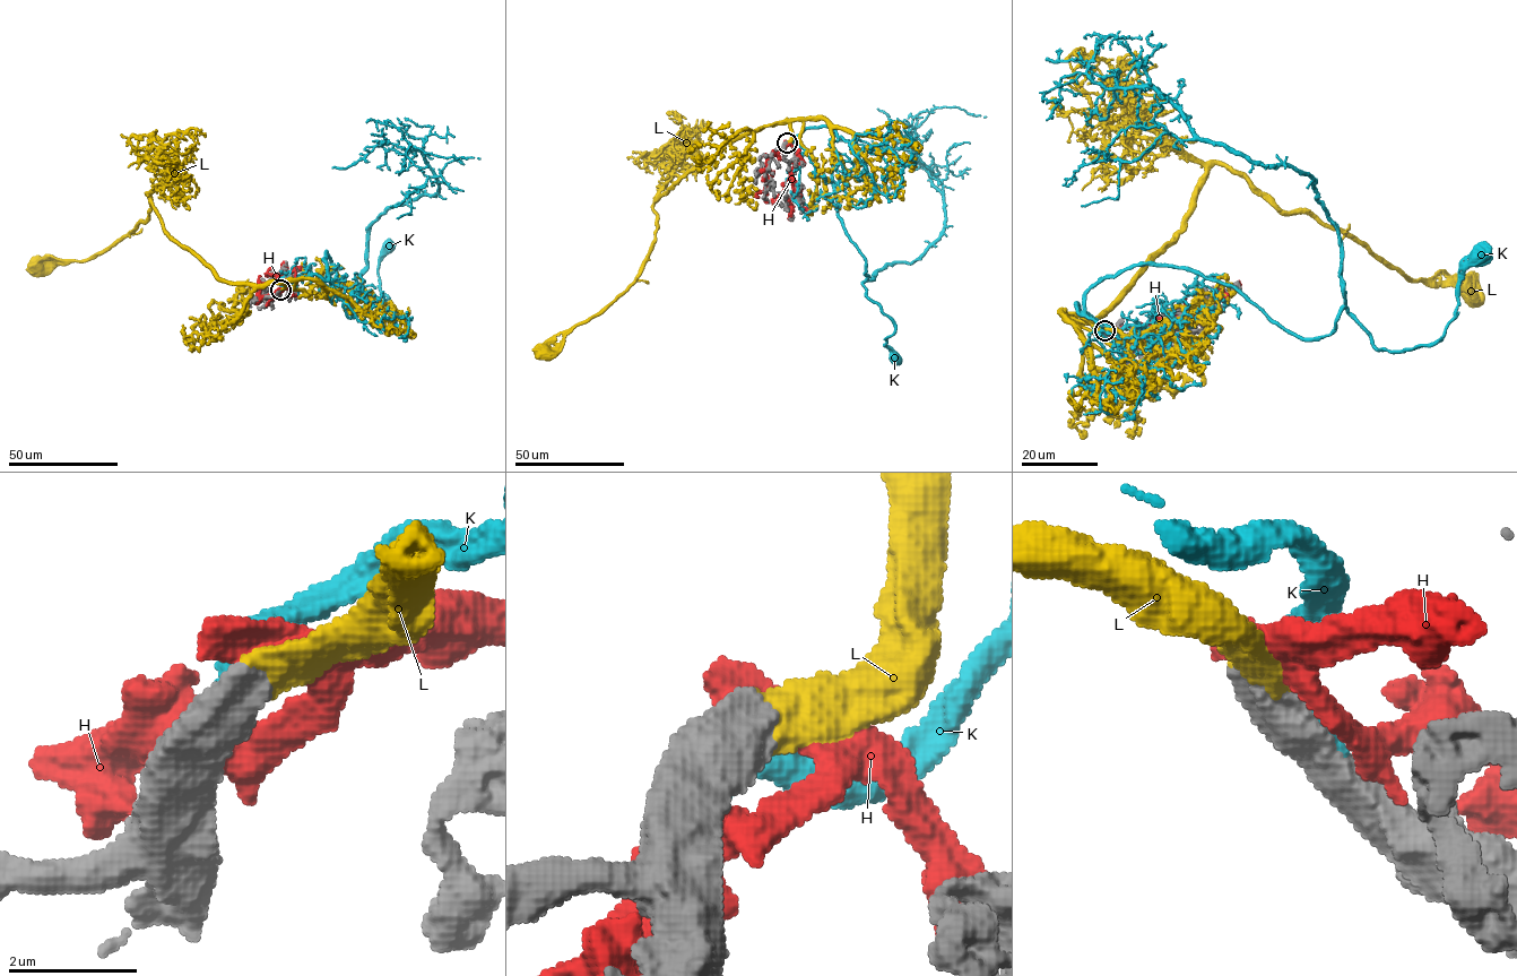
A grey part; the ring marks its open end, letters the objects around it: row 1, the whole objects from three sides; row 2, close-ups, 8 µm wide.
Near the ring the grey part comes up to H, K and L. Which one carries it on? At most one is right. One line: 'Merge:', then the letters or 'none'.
Merge: L

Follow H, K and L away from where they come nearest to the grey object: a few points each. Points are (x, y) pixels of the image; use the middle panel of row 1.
H: (786, 141), (795, 150), (796, 157), (786, 191), (791, 204), (791, 219)
K: (785, 144), (806, 128), (834, 130), (838, 217), (866, 260), (866, 295), (894, 326), (884, 345), (893, 357)
L: (786, 143), (787, 122), (765, 124), (690, 171), (653, 206), (655, 241), (639, 277), (540, 352)

